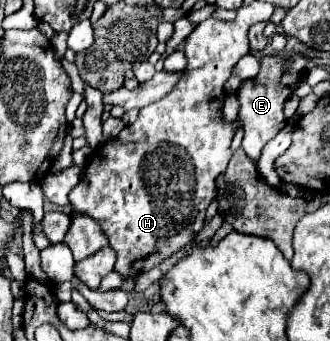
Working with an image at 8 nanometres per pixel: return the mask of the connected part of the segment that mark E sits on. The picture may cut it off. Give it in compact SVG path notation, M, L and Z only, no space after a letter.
M275 55L275 57L261 57L261 73L255 79L247 79L241 83L237 99L241 103L239 117L243 121L245 129L245 139L243 139L243 149L251 161L259 161L263 147L285 127L285 117L283 117L283 103L287 97L297 89L297 85L305 77L305 63L307 59L303 55L293 55L293 63L287 59Z

